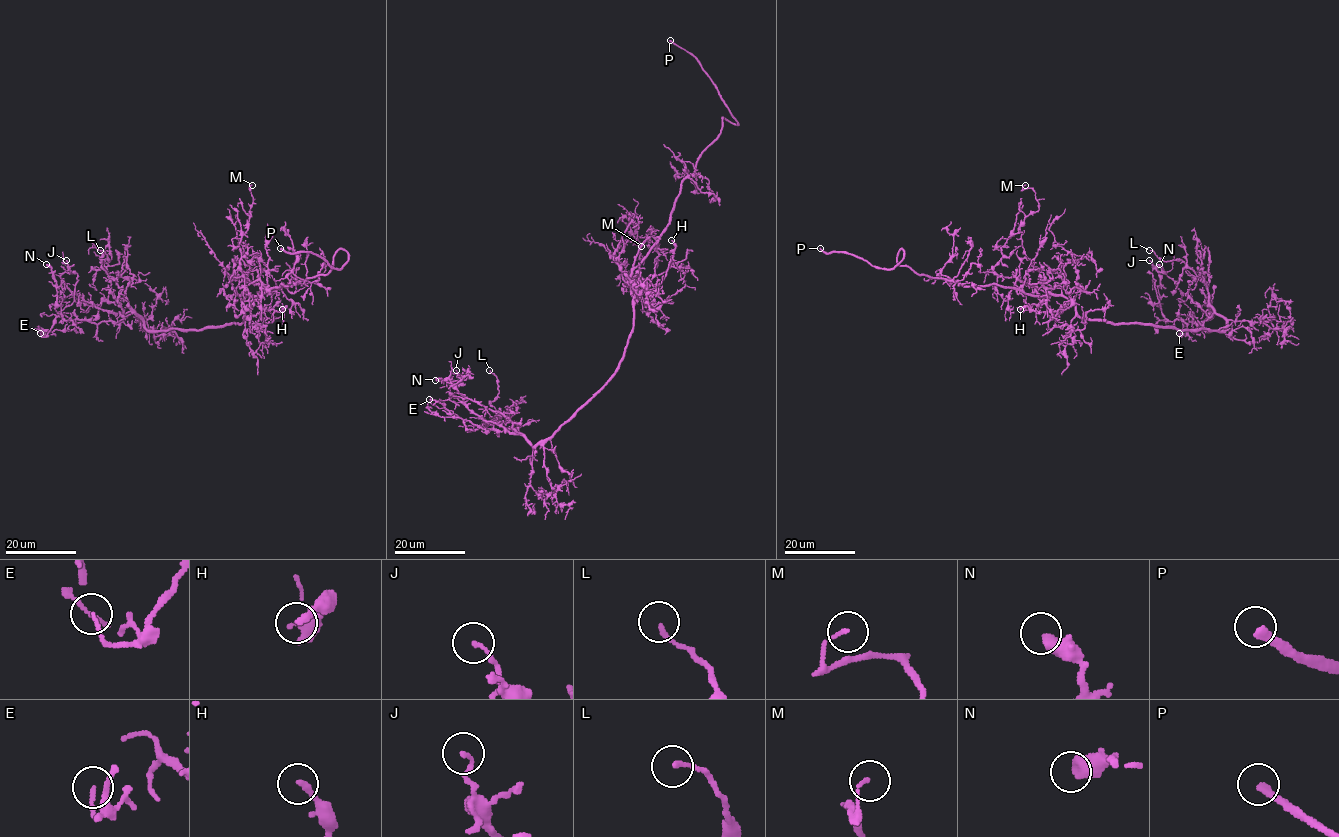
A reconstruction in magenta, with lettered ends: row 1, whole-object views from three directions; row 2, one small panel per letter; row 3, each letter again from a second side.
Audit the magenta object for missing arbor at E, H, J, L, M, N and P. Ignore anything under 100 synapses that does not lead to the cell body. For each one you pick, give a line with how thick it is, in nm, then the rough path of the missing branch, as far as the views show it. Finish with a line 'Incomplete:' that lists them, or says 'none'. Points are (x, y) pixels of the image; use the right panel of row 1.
P: 300 nm thick; missing branch runs (820, 248), (805, 238), (792, 235)
Incomplete: P

